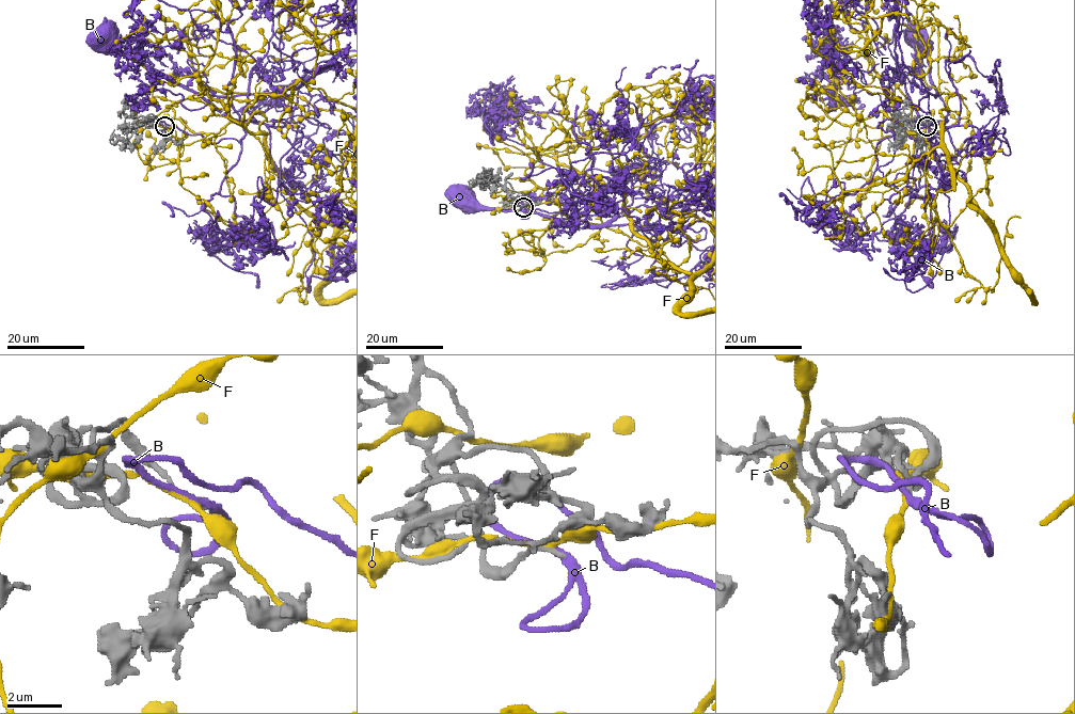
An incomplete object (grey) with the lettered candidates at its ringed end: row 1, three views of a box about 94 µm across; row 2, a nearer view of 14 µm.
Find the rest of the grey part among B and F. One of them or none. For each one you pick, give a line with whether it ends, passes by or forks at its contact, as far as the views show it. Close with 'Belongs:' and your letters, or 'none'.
B: it passes by
Belongs: B

